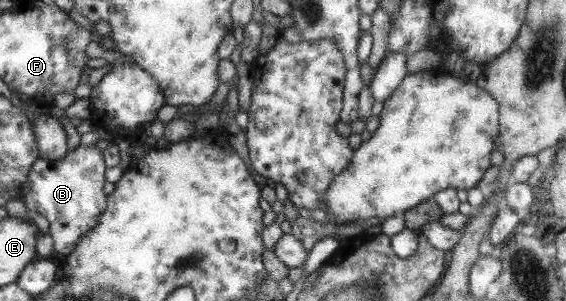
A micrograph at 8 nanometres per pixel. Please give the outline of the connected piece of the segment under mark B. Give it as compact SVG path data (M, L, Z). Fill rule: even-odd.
M97 144L75 146L75 150L68 151L62 159L39 159L33 167L30 179L22 186L21 201L33 212L38 212L50 223L49 234L53 241L54 254L69 254L75 250L83 235L99 223L101 214L106 210L106 194L103 193L103 184L105 184L105 163L103 154Z

